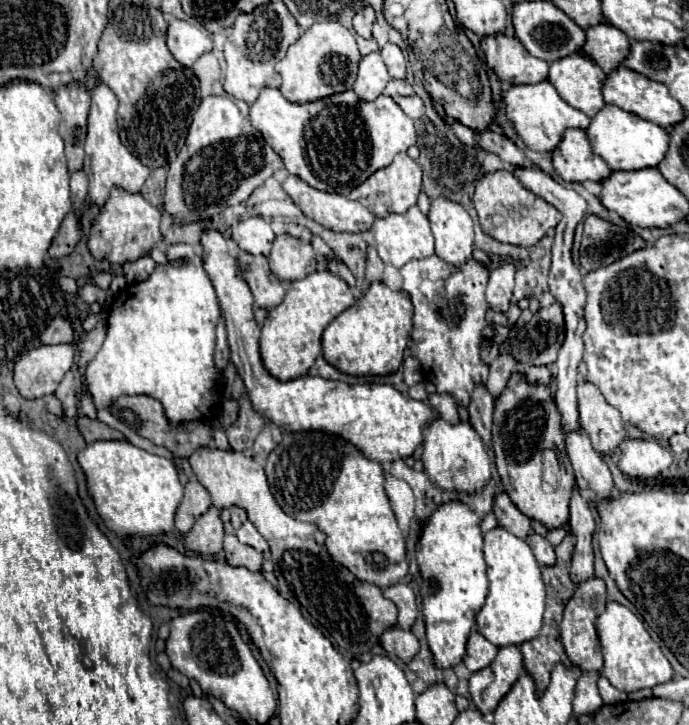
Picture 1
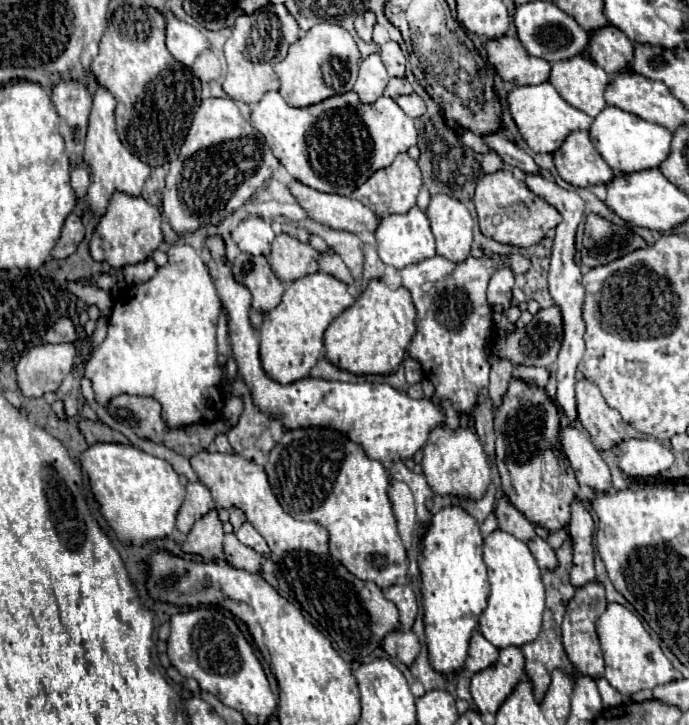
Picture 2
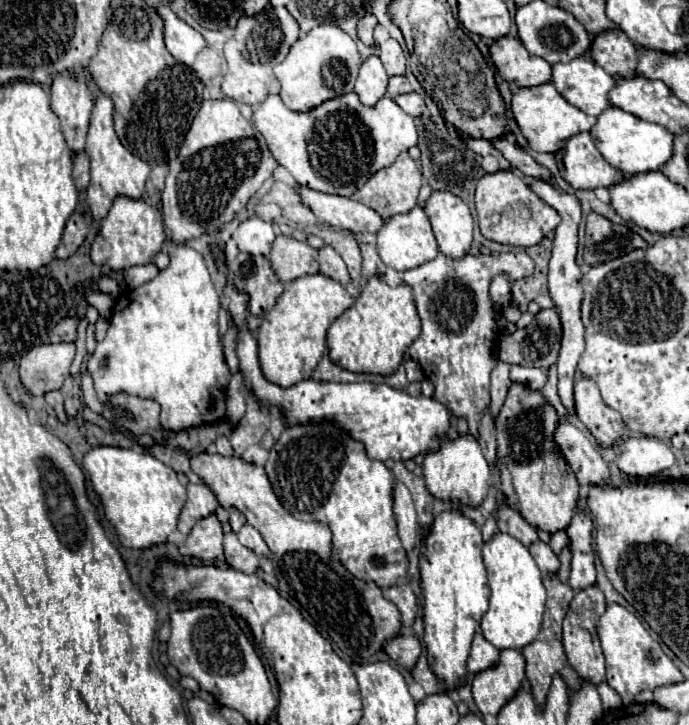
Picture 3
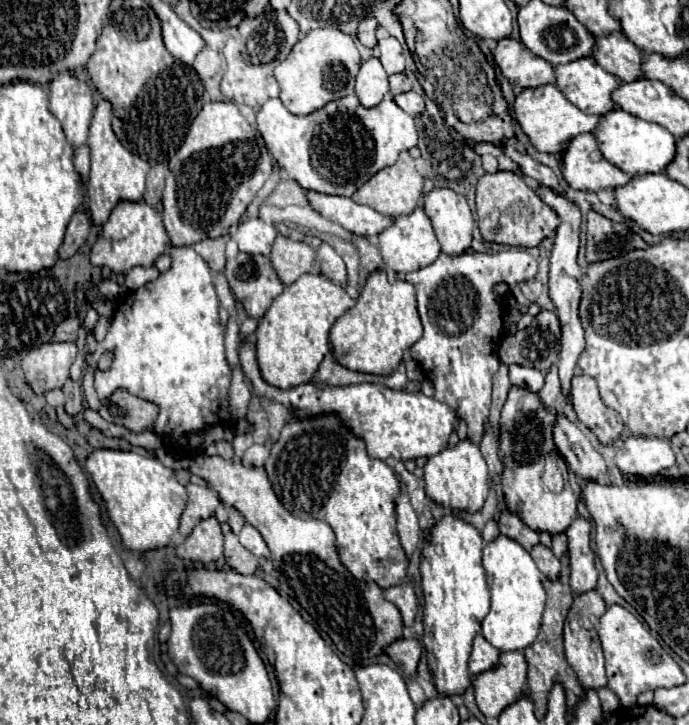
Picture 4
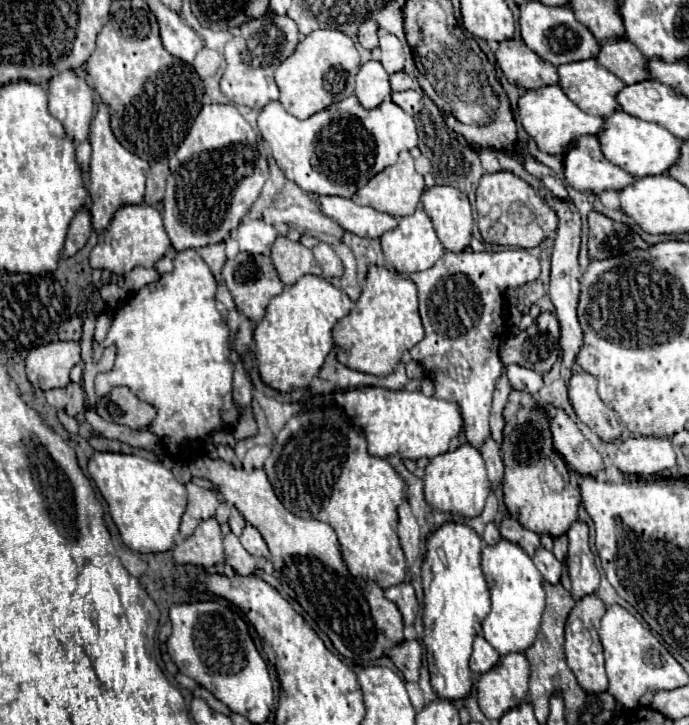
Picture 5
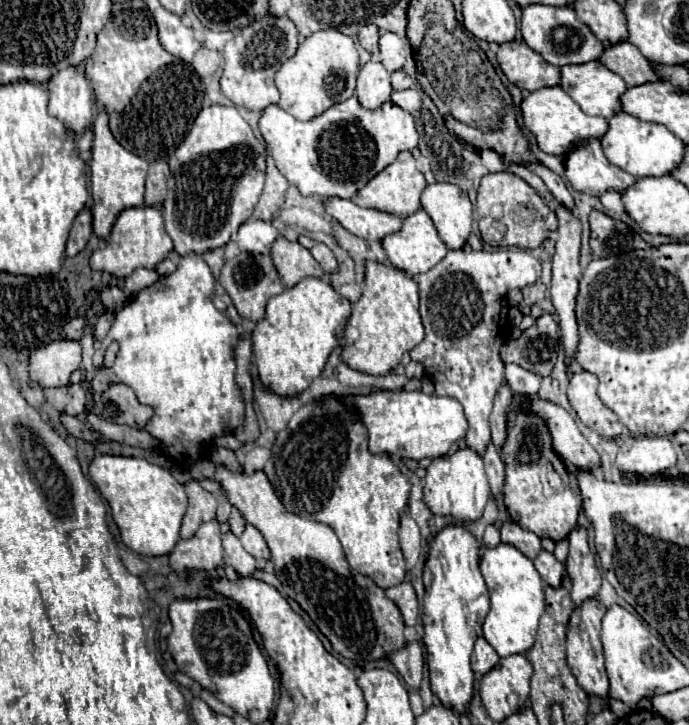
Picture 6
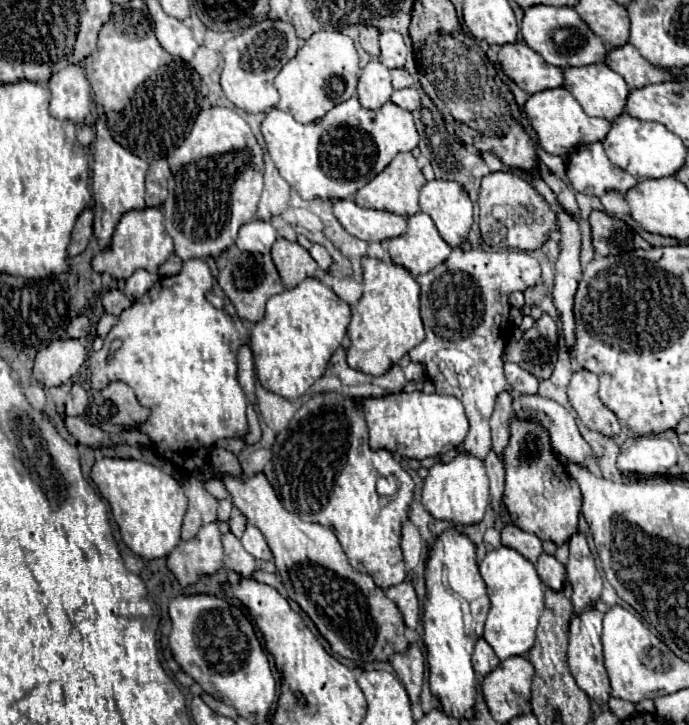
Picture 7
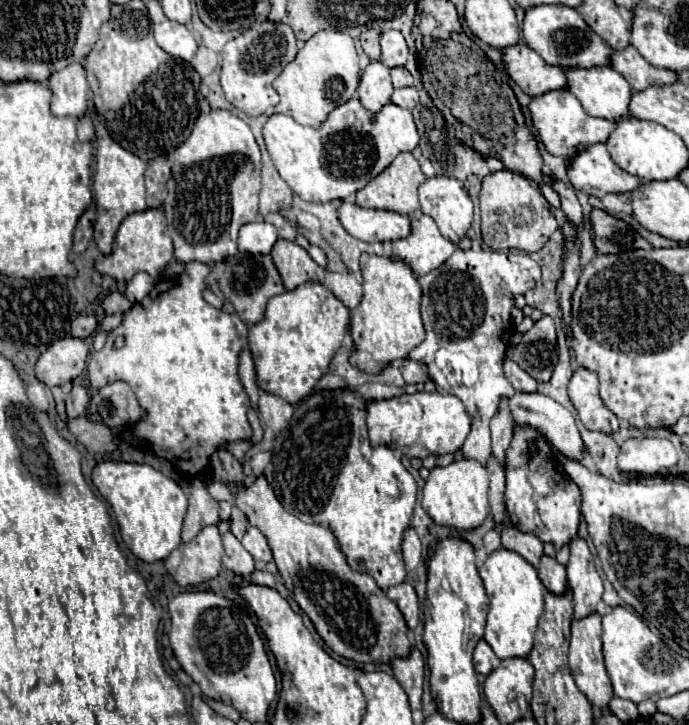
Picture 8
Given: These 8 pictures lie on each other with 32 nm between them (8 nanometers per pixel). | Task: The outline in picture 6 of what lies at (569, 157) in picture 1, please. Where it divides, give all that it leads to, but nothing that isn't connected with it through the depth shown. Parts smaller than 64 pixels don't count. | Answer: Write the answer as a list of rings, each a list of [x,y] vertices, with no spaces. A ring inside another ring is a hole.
[[[600,140],[582,142],[568,154],[566,178],[574,190],[590,196],[602,196],[604,190],[624,192],[636,182],[632,174],[608,162]]]

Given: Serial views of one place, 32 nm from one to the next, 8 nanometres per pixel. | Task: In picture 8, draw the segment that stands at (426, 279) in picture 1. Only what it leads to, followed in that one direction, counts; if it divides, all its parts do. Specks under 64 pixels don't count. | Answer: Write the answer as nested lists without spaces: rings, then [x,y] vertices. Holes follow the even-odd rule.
[[[456,250],[440,268],[432,270],[426,276],[420,276],[422,284],[422,320],[426,328],[426,338],[416,348],[410,350],[412,360],[422,360],[428,370],[430,378],[436,384],[440,394],[454,394],[458,396],[472,414],[472,432],[468,434],[462,454],[466,460],[478,460],[482,466],[488,464],[490,458],[490,430],[488,422],[496,416],[500,400],[514,396],[512,384],[506,380],[502,372],[502,364],[506,358],[506,350],[512,336],[512,308],[514,296],[526,294],[536,286],[540,278],[540,266],[524,252],[494,252],[494,250]]]

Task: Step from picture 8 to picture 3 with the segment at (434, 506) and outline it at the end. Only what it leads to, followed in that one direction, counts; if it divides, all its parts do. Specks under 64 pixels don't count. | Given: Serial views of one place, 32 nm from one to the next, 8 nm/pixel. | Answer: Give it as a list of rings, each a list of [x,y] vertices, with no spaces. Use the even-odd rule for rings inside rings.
[[[460,436],[458,440],[442,440],[442,446],[438,452],[430,452],[424,458],[424,480],[428,492],[444,502],[456,502],[466,504],[472,508],[478,508],[482,500],[488,494],[490,488],[490,468],[488,462],[482,456],[482,450],[472,436]]]

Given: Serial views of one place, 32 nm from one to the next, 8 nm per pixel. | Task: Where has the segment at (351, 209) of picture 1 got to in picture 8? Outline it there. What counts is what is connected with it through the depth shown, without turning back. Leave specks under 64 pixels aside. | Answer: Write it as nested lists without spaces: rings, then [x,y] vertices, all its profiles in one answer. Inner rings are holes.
[[[344,202],[340,206],[340,222],[348,234],[364,242],[394,242],[410,236],[412,218],[390,212],[390,210],[368,210],[360,208],[352,202]]]

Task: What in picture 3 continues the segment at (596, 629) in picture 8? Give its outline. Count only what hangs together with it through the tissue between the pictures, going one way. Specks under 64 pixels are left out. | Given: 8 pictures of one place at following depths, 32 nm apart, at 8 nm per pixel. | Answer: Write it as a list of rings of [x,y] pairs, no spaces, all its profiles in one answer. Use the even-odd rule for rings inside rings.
[[[590,586],[586,590],[576,592],[568,608],[568,614],[564,618],[564,650],[566,650],[568,662],[578,672],[580,680],[588,680],[588,684],[596,684],[596,686],[606,680],[604,654],[602,654],[600,640],[596,634],[596,624],[598,624],[598,618],[604,614],[604,610],[606,610],[604,594],[596,586]]]

